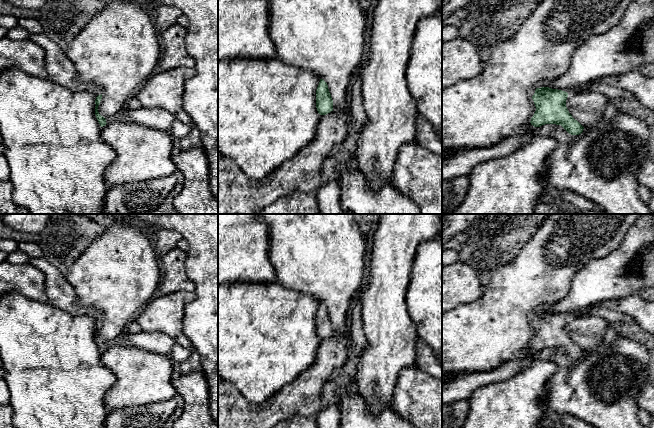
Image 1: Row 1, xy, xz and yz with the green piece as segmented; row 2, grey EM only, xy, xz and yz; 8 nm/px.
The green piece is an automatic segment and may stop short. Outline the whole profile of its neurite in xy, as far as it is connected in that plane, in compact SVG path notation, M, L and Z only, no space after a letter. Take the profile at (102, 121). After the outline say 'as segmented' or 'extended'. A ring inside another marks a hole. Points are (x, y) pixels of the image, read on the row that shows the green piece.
M43 32L30 34L28 39L44 49L46 70L50 80L61 86L67 87L73 92L85 91L95 94L95 115L100 126L105 126L107 124L106 119L98 112L98 106L102 99L101 87L93 83L80 82L77 79L77 70L66 52Z | extended

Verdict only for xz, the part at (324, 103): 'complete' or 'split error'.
complete

